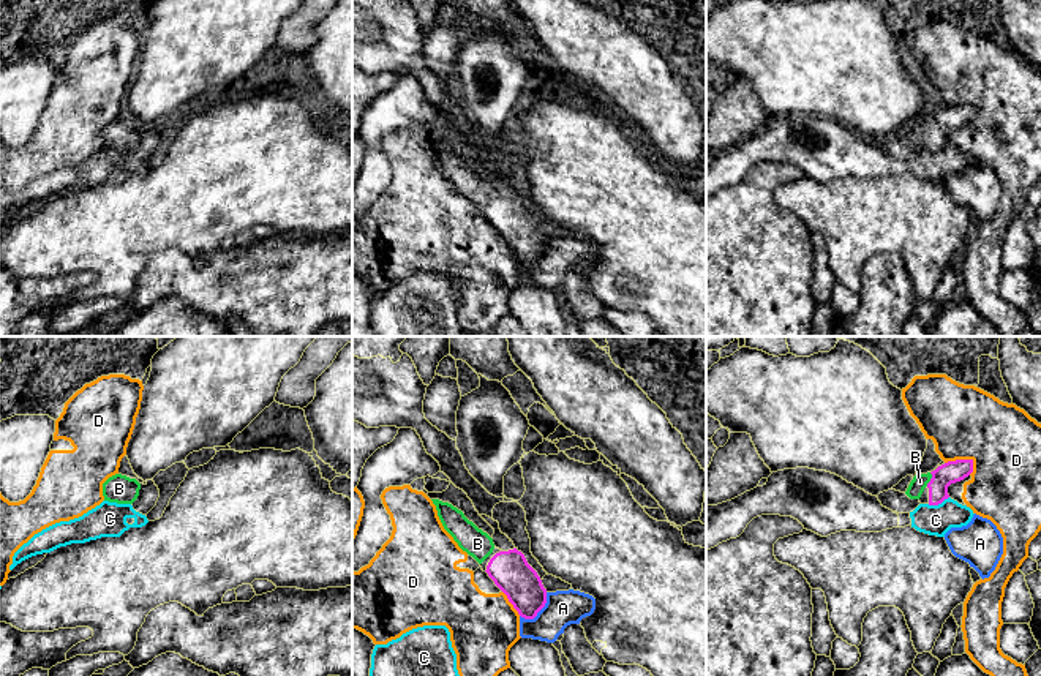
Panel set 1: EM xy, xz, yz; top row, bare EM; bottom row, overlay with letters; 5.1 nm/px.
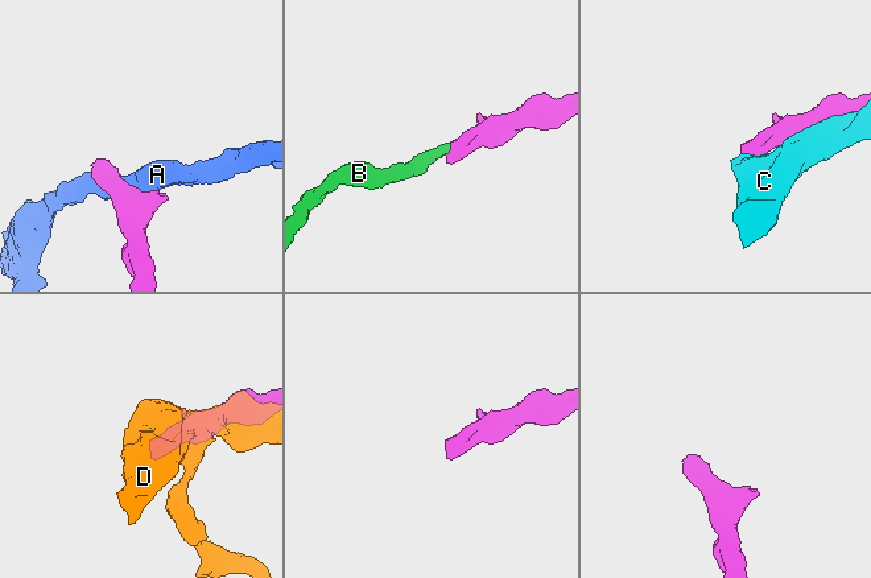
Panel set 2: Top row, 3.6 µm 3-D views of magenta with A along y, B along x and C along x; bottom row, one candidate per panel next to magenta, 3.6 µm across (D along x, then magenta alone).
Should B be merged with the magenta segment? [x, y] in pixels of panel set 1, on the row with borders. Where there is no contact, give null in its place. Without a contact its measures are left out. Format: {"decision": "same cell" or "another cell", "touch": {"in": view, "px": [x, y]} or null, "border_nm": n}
{"decision": "same cell", "touch": {"in": "yz", "px": [931, 479]}, "border_nm": 80}

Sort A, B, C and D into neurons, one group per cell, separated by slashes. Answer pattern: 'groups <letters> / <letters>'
groups A / B / C / D

